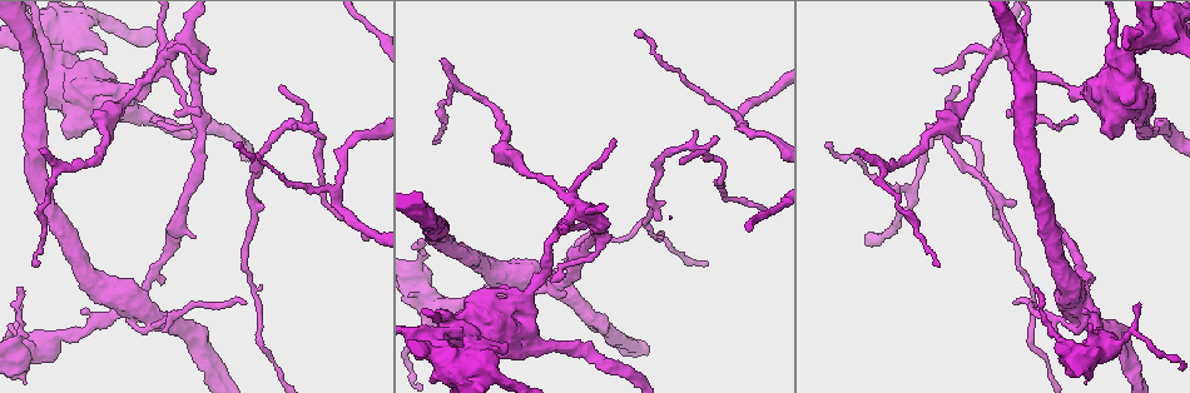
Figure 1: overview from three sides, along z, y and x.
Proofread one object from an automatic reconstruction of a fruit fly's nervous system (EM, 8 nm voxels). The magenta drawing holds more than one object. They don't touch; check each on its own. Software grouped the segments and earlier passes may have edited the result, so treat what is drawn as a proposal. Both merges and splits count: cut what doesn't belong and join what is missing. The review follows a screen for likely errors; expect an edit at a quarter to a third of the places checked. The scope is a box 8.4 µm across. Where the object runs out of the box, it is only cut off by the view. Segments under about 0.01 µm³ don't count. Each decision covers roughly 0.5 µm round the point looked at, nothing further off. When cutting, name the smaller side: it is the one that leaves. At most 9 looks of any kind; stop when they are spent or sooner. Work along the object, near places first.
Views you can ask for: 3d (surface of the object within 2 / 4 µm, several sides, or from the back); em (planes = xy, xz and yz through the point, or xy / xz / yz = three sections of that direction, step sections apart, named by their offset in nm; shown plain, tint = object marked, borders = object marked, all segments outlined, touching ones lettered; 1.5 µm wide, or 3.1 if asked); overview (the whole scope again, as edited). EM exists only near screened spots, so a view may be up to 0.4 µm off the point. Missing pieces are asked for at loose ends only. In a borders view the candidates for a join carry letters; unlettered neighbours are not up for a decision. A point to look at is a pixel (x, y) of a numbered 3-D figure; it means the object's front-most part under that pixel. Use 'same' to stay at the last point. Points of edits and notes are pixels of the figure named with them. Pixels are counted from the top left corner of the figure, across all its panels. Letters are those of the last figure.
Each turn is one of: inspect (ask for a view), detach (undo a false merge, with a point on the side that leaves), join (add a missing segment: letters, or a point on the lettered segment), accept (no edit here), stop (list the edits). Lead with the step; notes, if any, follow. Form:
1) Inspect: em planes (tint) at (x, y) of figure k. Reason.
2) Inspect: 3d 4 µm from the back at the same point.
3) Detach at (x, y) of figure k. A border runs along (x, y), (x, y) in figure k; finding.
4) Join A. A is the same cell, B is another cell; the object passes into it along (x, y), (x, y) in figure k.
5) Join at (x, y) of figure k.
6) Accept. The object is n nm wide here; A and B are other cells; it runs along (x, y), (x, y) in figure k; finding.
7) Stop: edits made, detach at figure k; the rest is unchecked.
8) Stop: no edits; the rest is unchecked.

Inspect: 3d 4 µm at (441, 59) of figure 1. An open end.

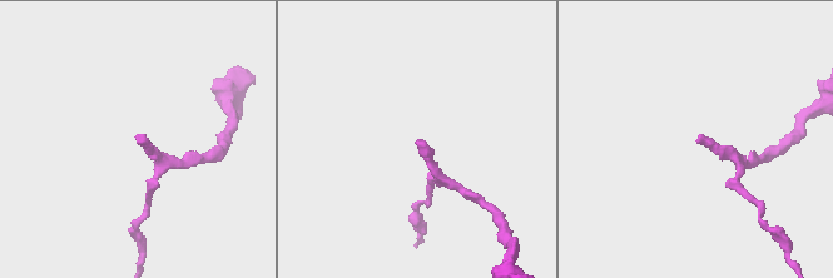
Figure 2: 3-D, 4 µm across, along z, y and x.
Inspect: em yz step 4 (borders) at (696, 139) of figure 2.

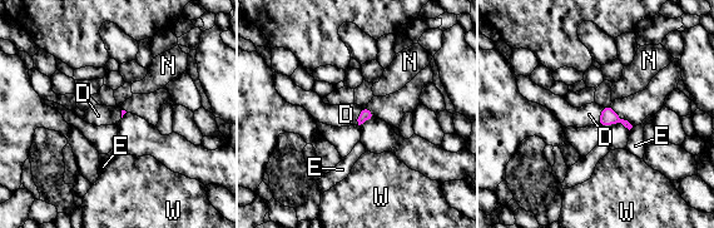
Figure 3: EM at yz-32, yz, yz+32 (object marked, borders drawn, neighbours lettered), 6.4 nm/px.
Join D. D is the same cell, E, N and W are other cells; it goes on there.

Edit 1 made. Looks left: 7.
Inspect: 3d 4 µm at (134, 300) of figure 1. Thin neck.

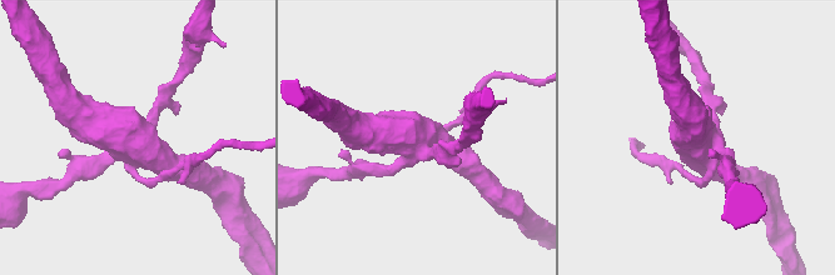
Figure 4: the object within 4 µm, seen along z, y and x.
Inspect: em planes (borders) at (135, 134) of figure 4.

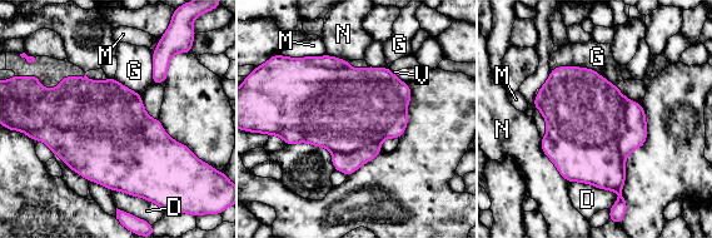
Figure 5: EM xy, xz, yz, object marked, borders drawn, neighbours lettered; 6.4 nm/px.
Accept. D, G, M, N and V are other cells; a border runs along (551, 69), (587, 67), (616, 85) in figure 5; all the same neuron.

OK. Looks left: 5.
Inspect: em xy step 4 (borders) at (450, 310) of figure 1. Thick turns thin.

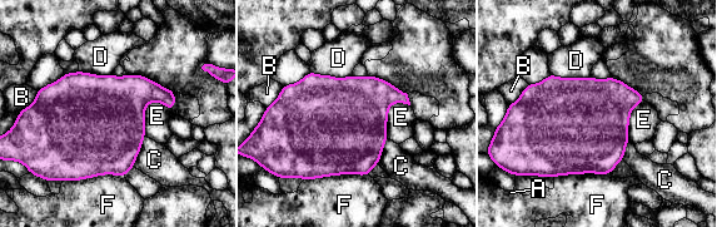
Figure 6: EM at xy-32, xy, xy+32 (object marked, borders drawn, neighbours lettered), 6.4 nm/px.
Accept. A, B, C, D, E and F are other cells; a border runs along (158, 100), (145, 108), (144, 136) in figure 6; continuous, no second neuron.

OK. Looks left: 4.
Inspect: em planes (borders) at (928, 125) of figure 1. Three arms meet.

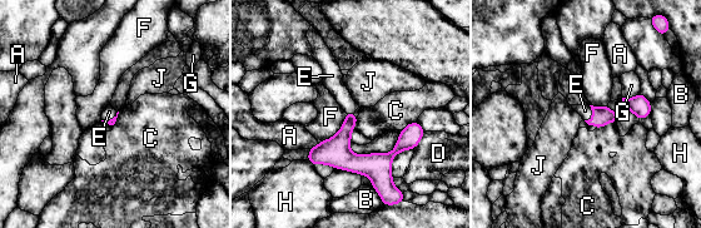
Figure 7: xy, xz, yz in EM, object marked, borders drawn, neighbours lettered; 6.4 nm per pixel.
Join E. E is the same cell, A, B, C, D, F, G, H and J are other cells; the object passes into it along (602, 115), (593, 114), (585, 110) in figure 7; the neuron continues.

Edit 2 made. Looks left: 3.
Stop: edits made, join at figure 3, join at figure 7; the rest is unchecked.

